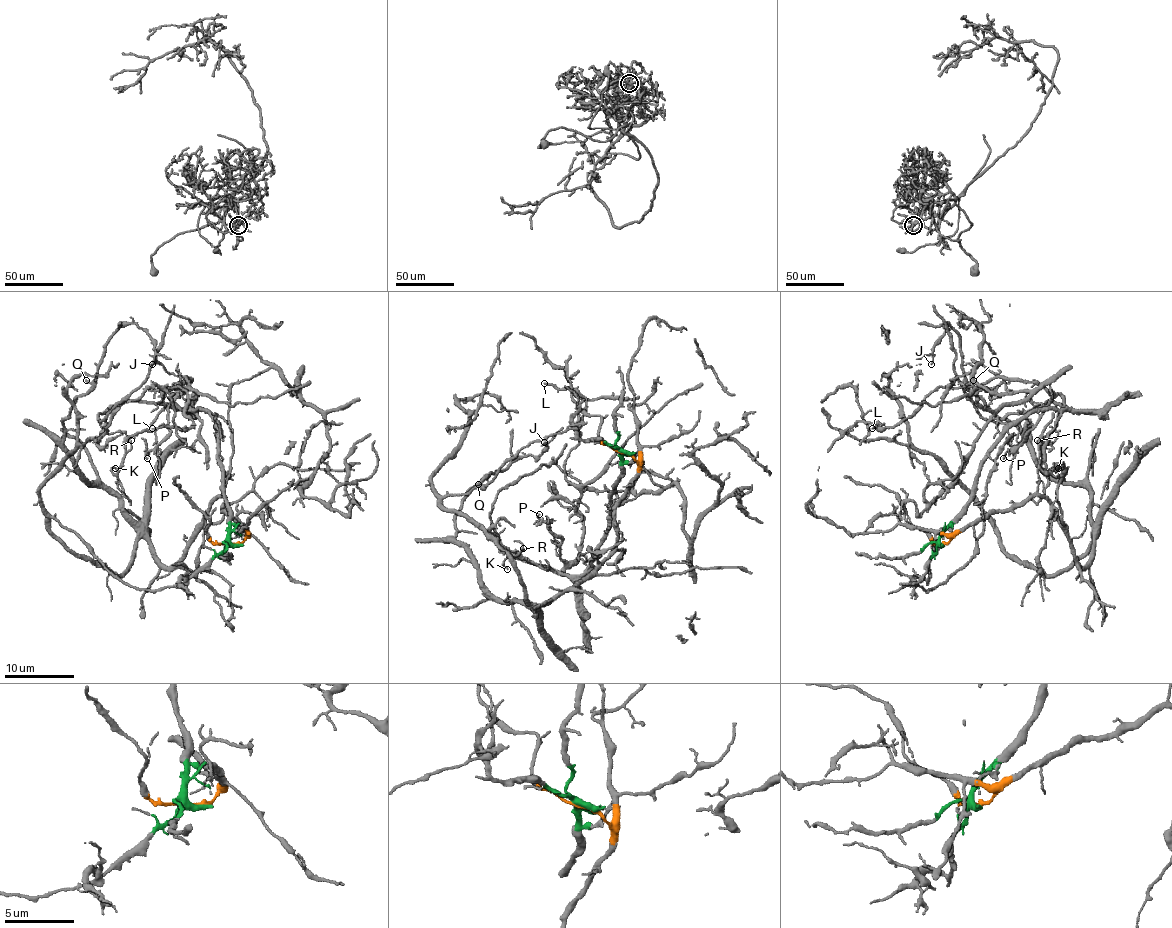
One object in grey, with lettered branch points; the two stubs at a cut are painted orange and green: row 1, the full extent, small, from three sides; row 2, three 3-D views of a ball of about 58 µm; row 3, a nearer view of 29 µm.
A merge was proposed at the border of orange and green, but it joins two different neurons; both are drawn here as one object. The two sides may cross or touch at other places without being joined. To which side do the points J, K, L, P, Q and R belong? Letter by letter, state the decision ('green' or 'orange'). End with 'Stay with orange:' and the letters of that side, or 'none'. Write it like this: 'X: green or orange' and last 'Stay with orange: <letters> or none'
J: orange
K: green
L: green
P: green
Q: orange
R: green
Stay with orange: J, Q

